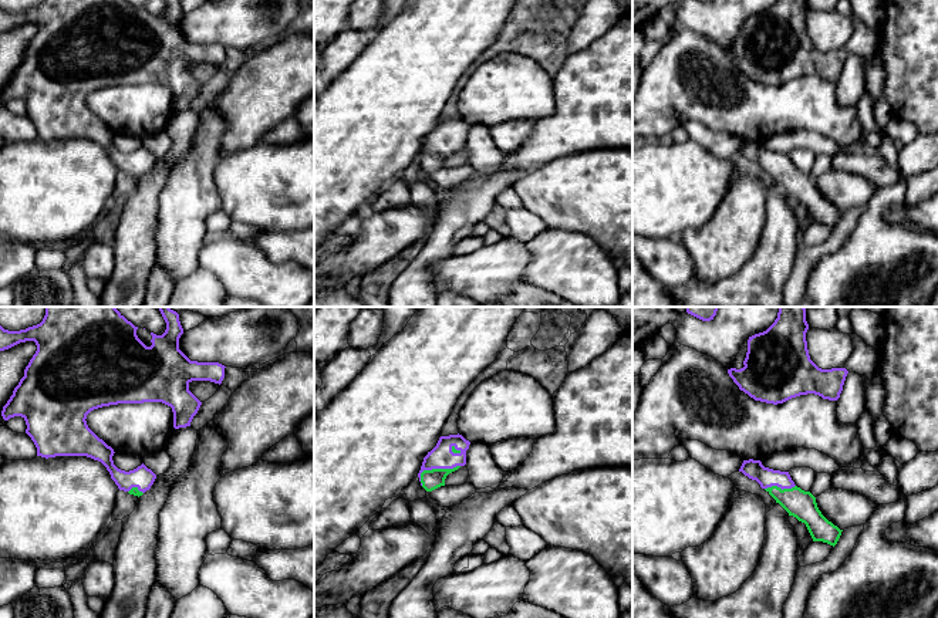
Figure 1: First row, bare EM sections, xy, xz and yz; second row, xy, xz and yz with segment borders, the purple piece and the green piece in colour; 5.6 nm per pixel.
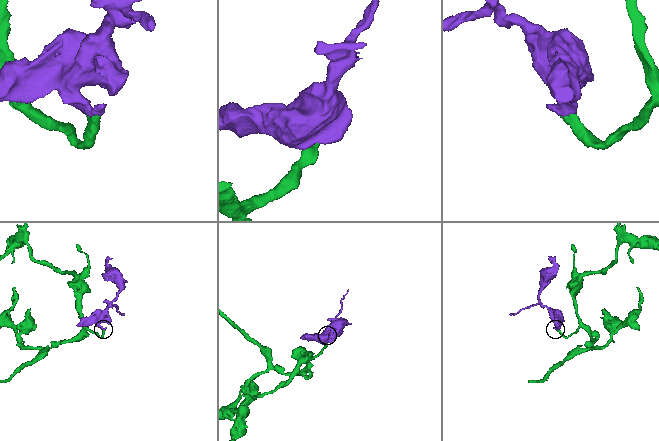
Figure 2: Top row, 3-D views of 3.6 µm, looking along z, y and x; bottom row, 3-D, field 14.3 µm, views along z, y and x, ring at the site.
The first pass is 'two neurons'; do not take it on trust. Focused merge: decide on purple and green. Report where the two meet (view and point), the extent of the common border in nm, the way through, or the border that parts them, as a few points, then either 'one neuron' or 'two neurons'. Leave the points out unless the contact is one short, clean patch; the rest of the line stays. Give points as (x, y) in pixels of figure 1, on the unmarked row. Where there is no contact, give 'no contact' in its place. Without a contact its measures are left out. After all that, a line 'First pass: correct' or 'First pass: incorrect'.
xz (434, 149) | 260 nm | across xz (441, 138), (441, 142), (434, 149), (432, 161) | one neuron
First pass: incorrect

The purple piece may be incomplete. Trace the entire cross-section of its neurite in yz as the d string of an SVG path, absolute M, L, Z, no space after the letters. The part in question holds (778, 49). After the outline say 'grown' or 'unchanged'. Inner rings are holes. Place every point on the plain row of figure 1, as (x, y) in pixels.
M776 0L763 14L749 18L726 53L755 82L783 85L814 75L837 82L848 53L819 50L809 37L806 0Z | grown

